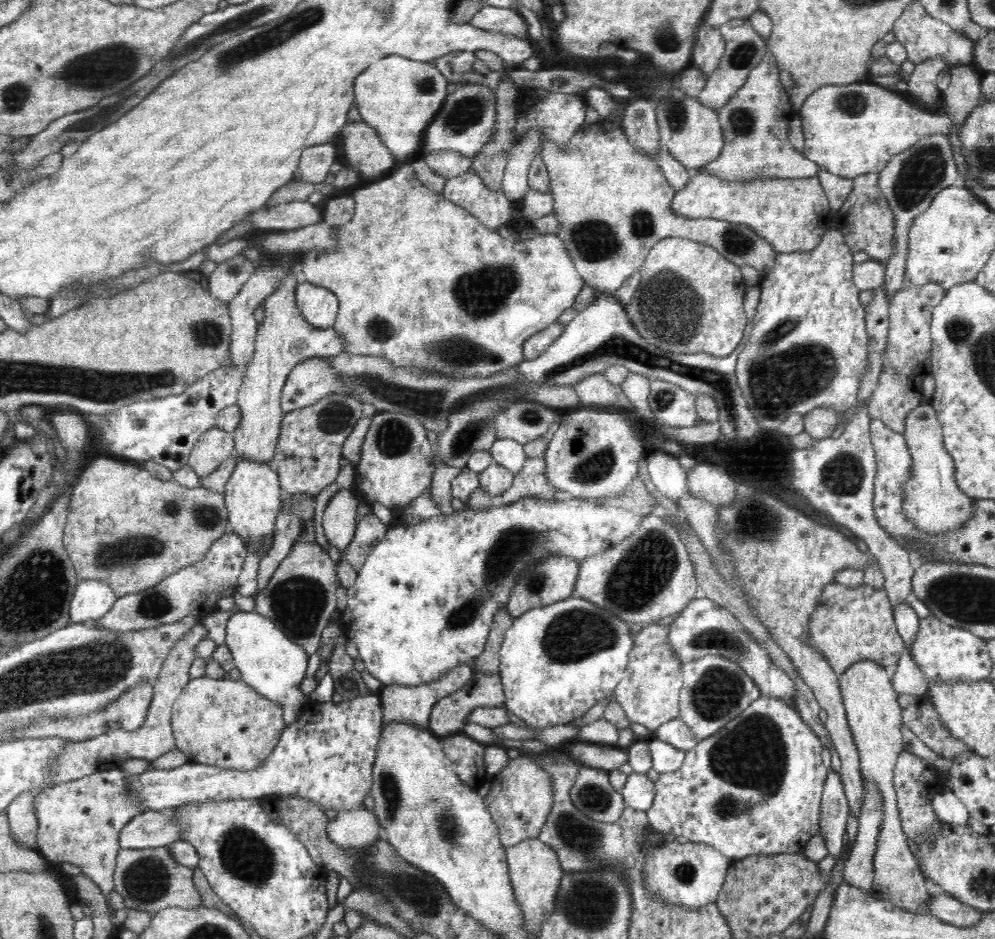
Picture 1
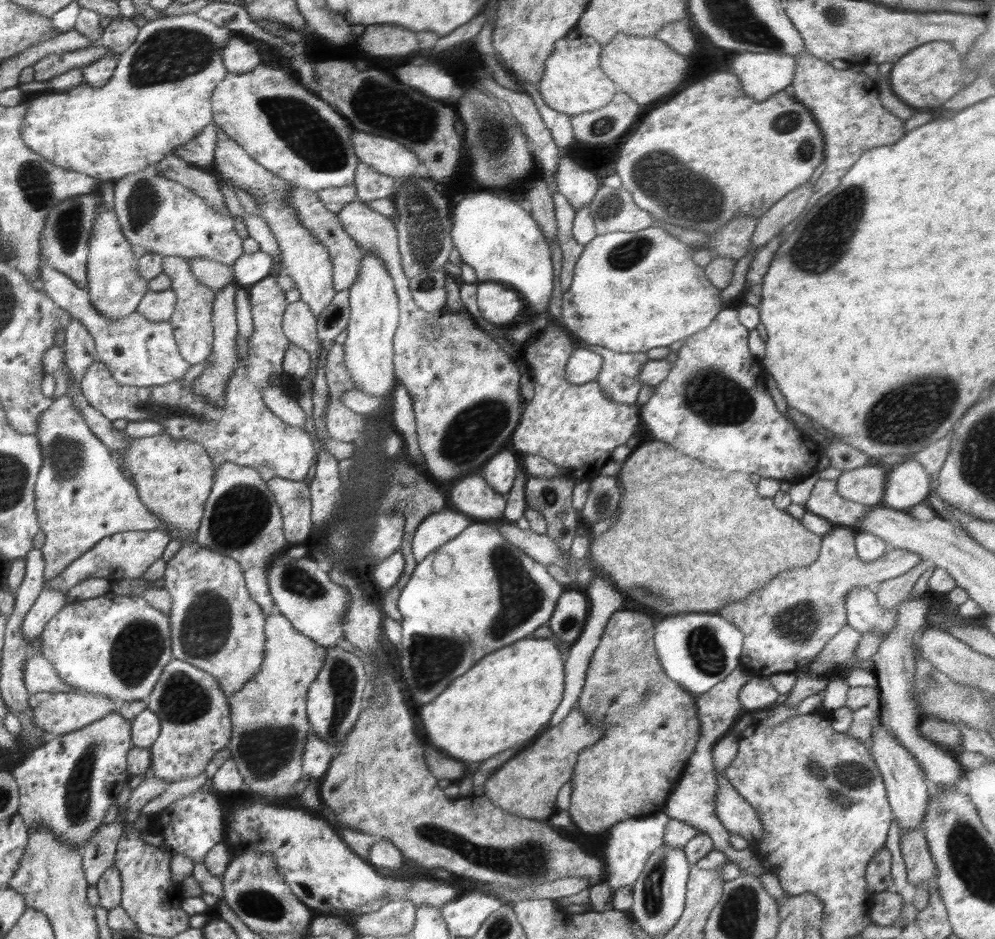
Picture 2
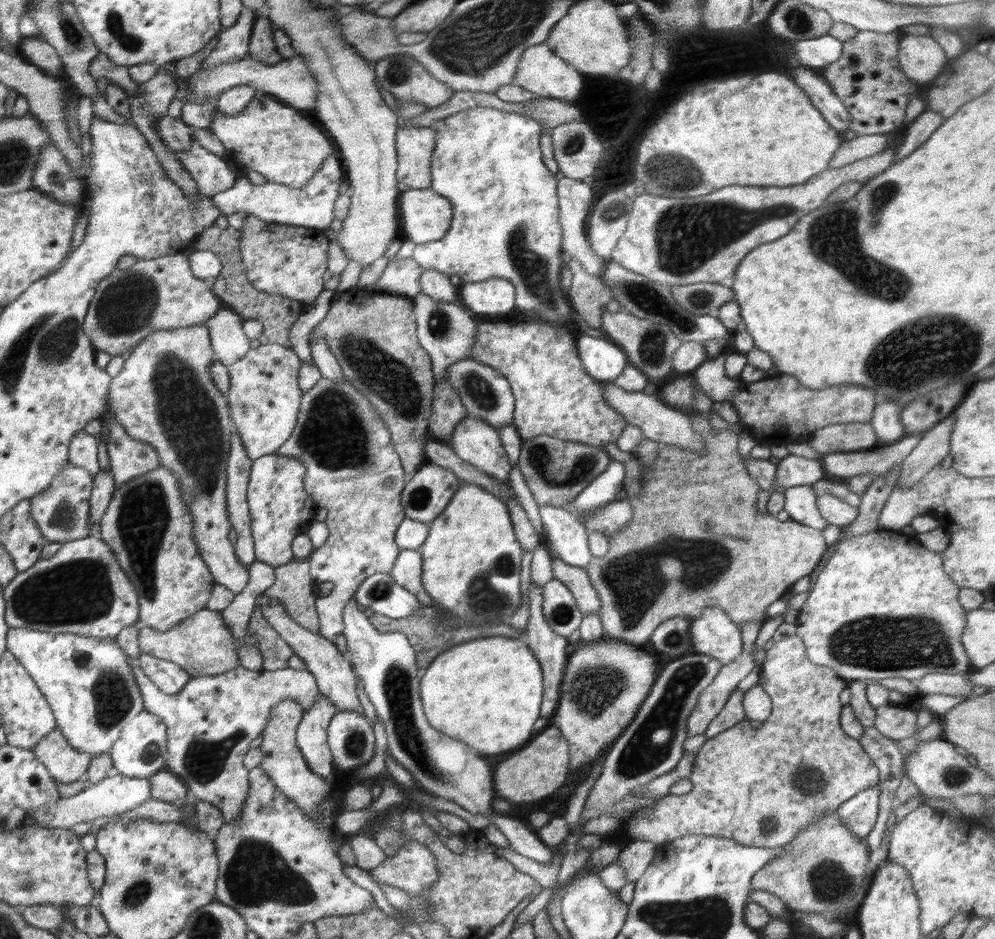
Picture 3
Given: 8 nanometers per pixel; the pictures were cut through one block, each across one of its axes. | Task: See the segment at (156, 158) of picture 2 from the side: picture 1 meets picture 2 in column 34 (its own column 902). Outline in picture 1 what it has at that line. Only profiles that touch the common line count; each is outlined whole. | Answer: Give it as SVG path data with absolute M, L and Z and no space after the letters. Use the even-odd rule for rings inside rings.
M867 80L848 85L830 85L814 91L801 106L798 112L801 116L803 134L805 136L805 148L803 154L813 160L822 171L828 171L839 177L852 179L855 176L879 173L884 170L885 163L894 155L912 147L917 139L930 136L935 133L946 135L958 134L951 118L941 112L929 112L927 109L914 107L908 100L904 100L895 92L880 87Z

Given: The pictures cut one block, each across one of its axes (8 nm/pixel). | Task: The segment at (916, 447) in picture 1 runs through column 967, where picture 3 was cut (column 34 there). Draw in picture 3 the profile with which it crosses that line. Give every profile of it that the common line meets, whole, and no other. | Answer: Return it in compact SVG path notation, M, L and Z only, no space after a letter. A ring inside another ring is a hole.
M70 460L66 461L52 479L48 489L39 492L34 498L28 500L32 504L32 519L36 518L39 530L44 530L44 539L47 543L67 543L91 536L92 522L92 493L94 491L95 478L88 473L88 469L74 465Z

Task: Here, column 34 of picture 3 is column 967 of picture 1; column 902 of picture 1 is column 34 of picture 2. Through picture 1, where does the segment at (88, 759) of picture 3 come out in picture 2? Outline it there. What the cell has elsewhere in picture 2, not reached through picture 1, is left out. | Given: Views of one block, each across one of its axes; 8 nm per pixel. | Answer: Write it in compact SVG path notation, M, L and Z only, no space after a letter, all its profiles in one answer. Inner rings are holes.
M41 692L29 695L27 698L29 708L34 709L34 723L39 730L46 732L48 737L62 736L92 725L93 722L107 717L115 712L114 701L101 694L88 694L87 692Z

